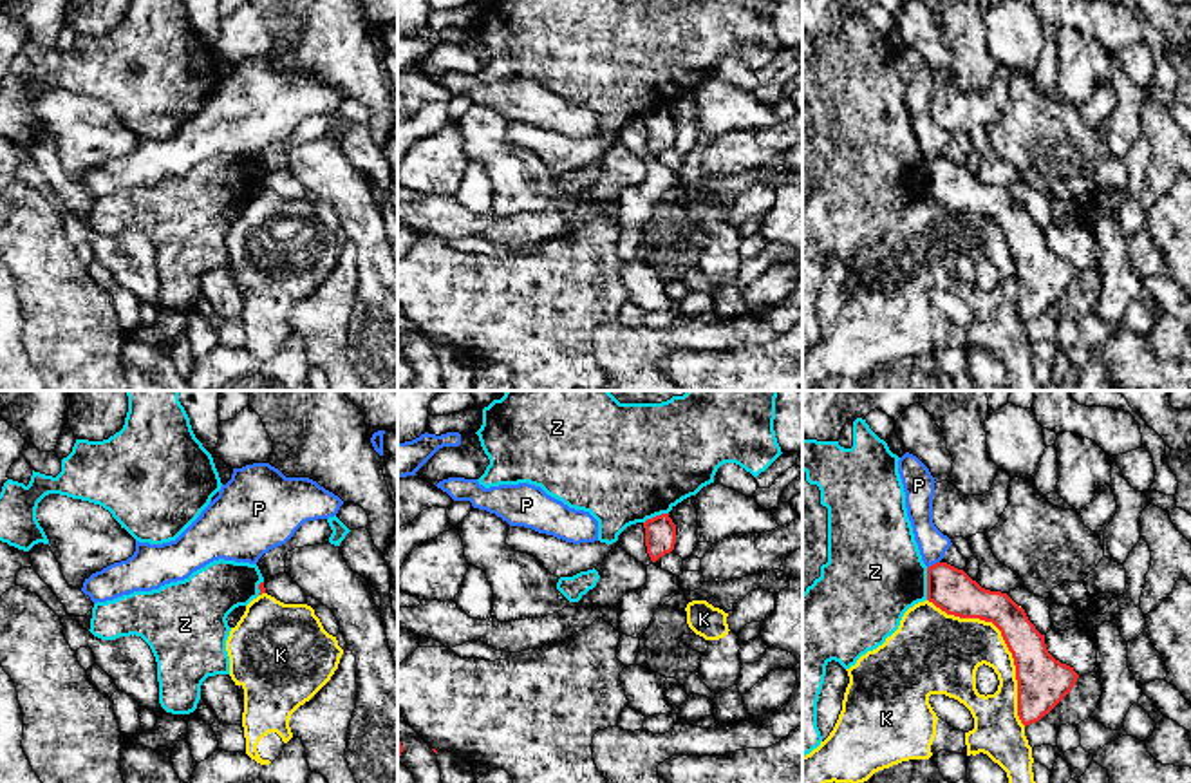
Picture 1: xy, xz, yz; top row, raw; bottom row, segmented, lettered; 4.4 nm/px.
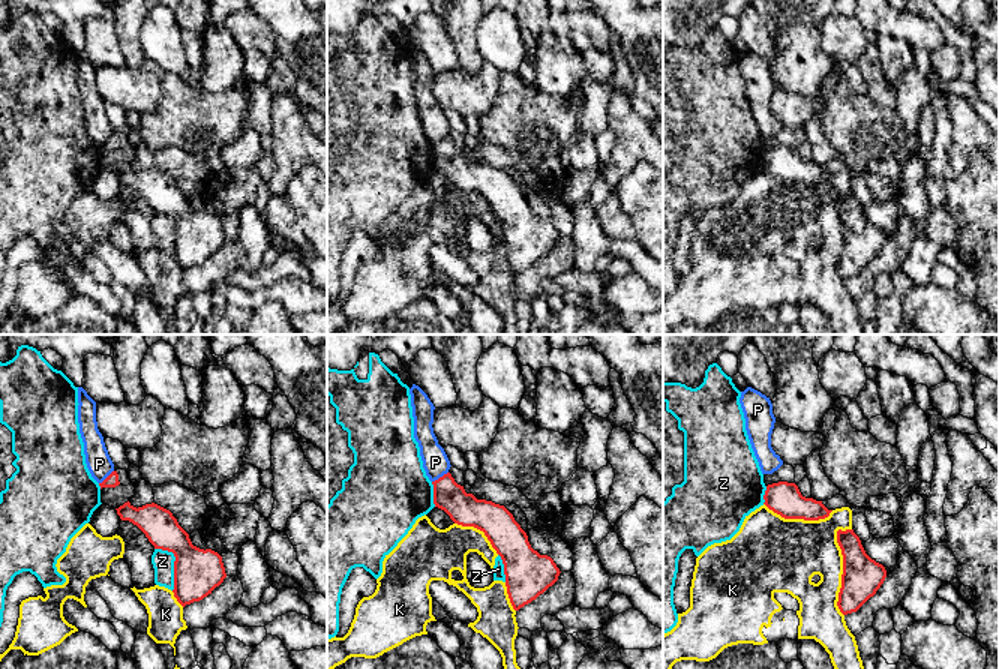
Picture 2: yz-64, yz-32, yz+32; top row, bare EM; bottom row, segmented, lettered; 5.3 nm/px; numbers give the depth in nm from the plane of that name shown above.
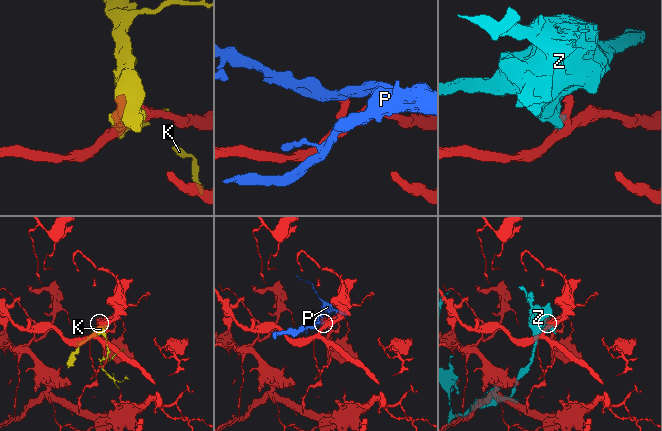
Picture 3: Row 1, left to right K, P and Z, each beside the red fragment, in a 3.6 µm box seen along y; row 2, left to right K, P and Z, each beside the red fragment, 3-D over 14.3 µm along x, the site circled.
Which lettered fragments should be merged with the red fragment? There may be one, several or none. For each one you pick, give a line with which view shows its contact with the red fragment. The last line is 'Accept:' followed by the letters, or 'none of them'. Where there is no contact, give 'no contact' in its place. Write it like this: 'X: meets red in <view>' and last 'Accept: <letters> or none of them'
Accept: none of them

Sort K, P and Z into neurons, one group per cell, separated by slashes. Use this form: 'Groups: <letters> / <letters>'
Groups: K / P / Z

